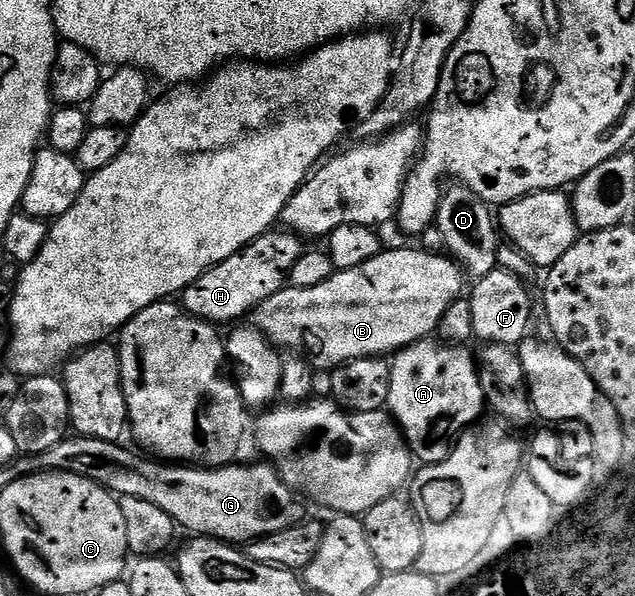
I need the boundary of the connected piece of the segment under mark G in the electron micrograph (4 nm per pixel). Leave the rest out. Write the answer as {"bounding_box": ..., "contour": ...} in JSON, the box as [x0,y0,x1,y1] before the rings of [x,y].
{"bounding_box":[16,435,303,543],"contour":[[[70,435],[48,451],[19,460],[16,469],[22,475],[35,471],[80,475],[119,498],[131,496],[160,507],[174,520],[179,530],[187,529],[190,535],[221,539],[226,543],[249,543],[291,529],[303,520],[299,498],[289,485],[282,482],[277,469],[269,463],[191,467],[185,463],[163,463],[158,459],[145,461],[129,453],[124,446],[117,441]]]}

